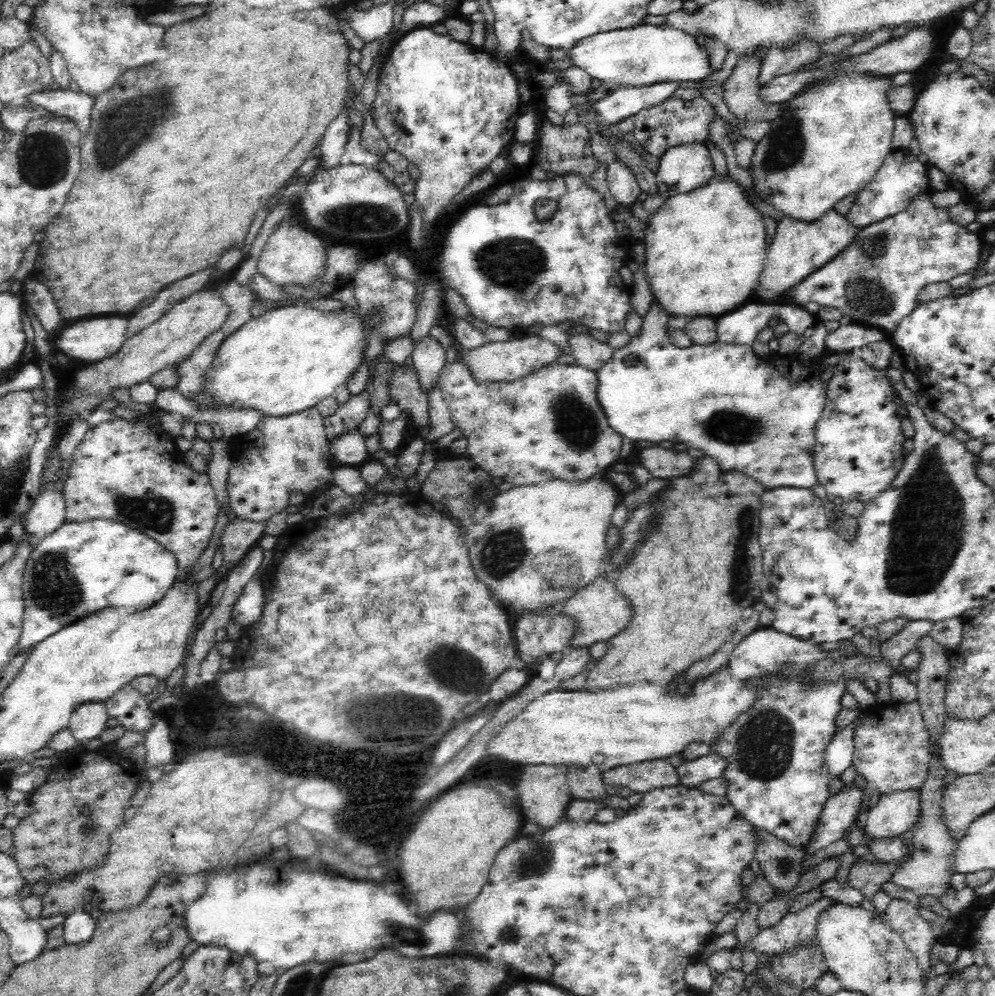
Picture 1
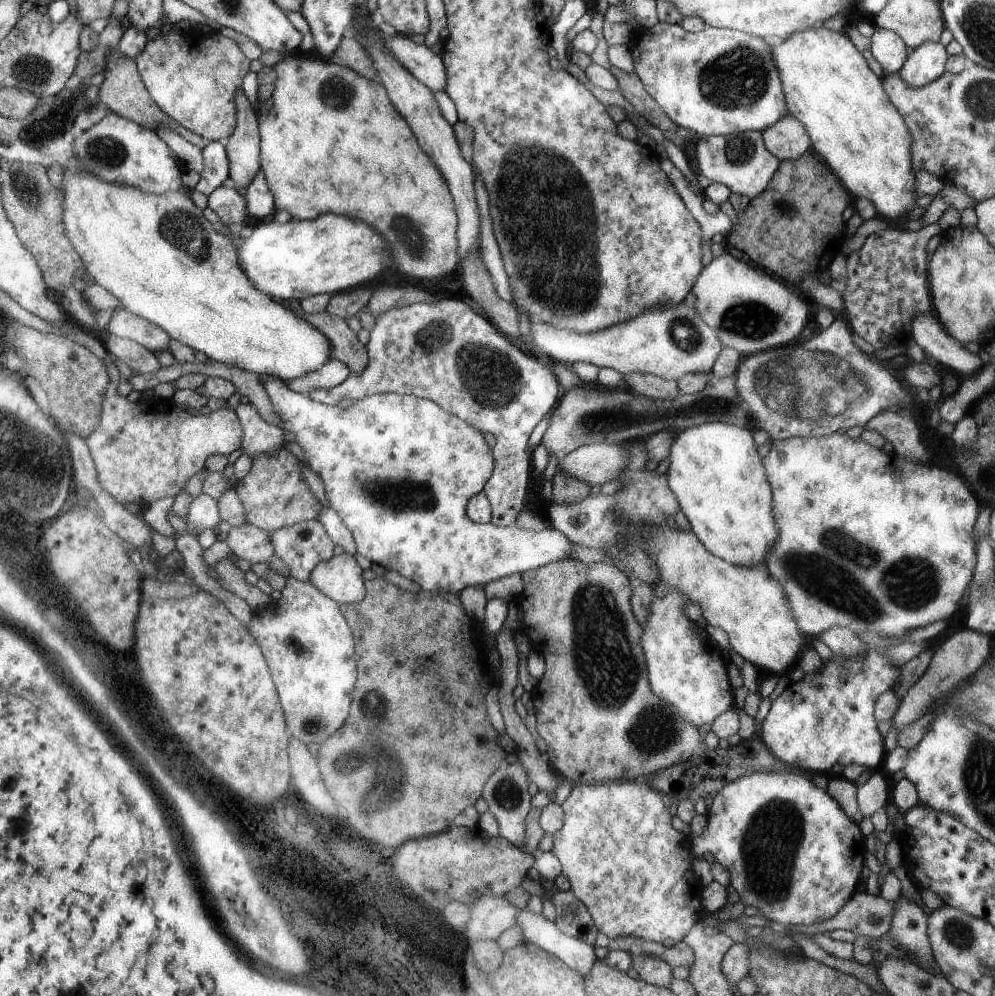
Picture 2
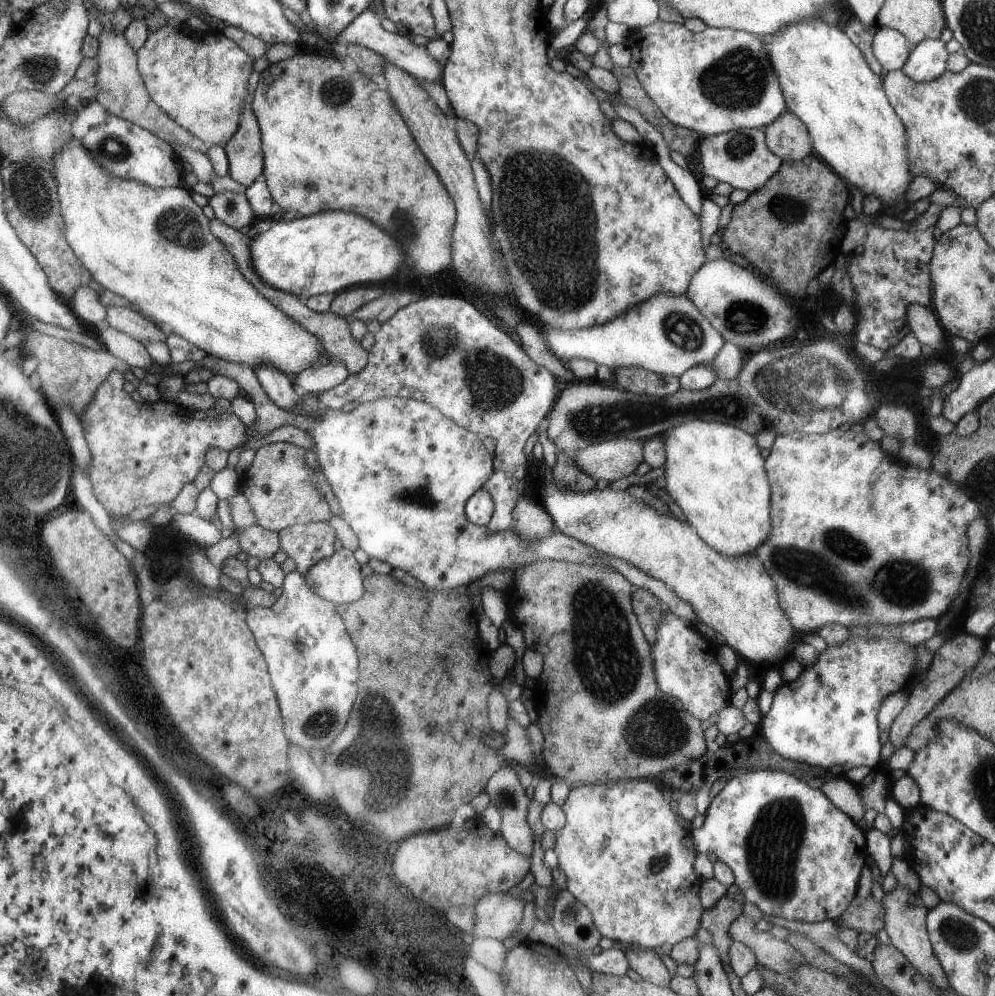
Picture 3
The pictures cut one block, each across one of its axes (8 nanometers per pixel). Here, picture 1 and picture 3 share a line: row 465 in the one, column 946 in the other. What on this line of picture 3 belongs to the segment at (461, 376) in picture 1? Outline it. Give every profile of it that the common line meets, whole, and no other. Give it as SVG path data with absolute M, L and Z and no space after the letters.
M832 429L826 434L778 434L770 449L770 455L765 459L765 469L770 470L769 482L774 482L774 538L768 540L756 550L756 555L769 571L770 578L777 583L778 602L781 602L793 627L802 634L816 633L818 628L826 624L840 624L846 628L868 626L869 624L884 624L896 626L916 620L940 619L950 608L952 600L963 590L968 569L968 536L966 530L970 522L978 516L978 504L964 494L954 482L946 480L934 469L920 470L908 463L900 462L884 453L880 441L876 442L864 432L854 432L851 429Z

